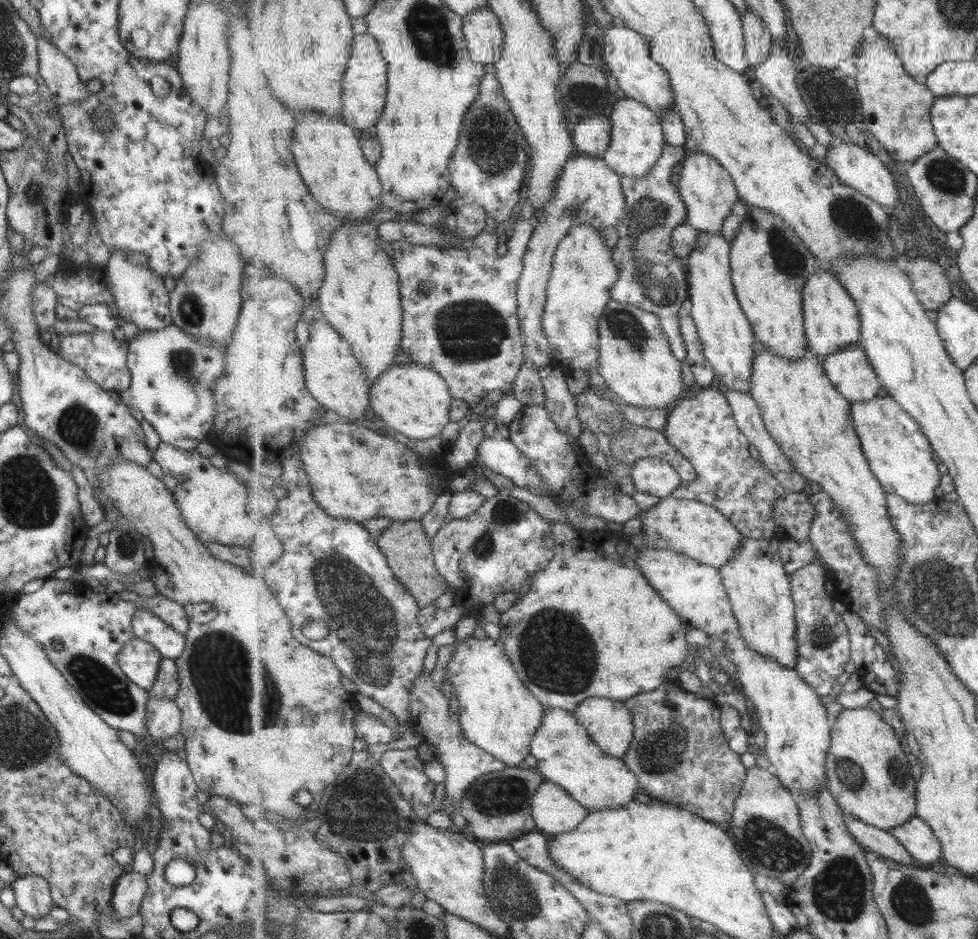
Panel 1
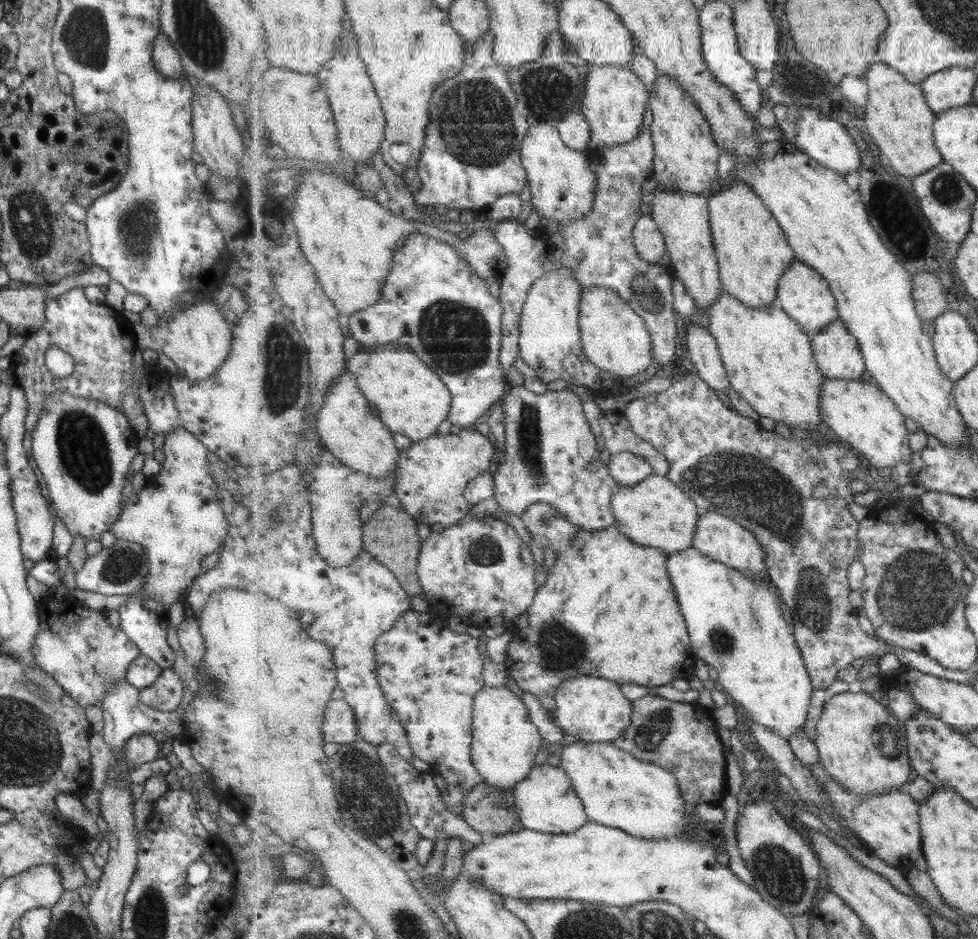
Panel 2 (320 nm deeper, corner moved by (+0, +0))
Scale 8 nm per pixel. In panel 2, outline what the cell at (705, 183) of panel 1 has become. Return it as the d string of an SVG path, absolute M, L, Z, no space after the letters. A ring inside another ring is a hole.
M660 72L655 92L649 94L650 108L654 114L650 131L656 150L653 177L657 186L668 191L708 196L718 188L717 162L721 156L721 148L714 137L710 122L687 94L687 90L675 84L666 74Z

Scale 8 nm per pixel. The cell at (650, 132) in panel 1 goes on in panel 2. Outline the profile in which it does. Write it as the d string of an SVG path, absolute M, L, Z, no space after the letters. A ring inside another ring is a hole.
M587 66L587 90L580 102L581 111L591 127L591 150L631 142L642 131L646 110L650 108L650 94L645 84L631 67Z

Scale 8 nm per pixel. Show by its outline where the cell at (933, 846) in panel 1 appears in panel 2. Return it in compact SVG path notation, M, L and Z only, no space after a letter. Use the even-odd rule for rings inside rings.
M821 762L810 766L810 769L819 779L819 783L826 788L826 795L832 800L838 816L842 816L846 824L866 844L862 848L904 872L915 866L917 858L924 854L920 804L906 789L893 789L885 794L857 796L841 786L837 780L833 780Z

